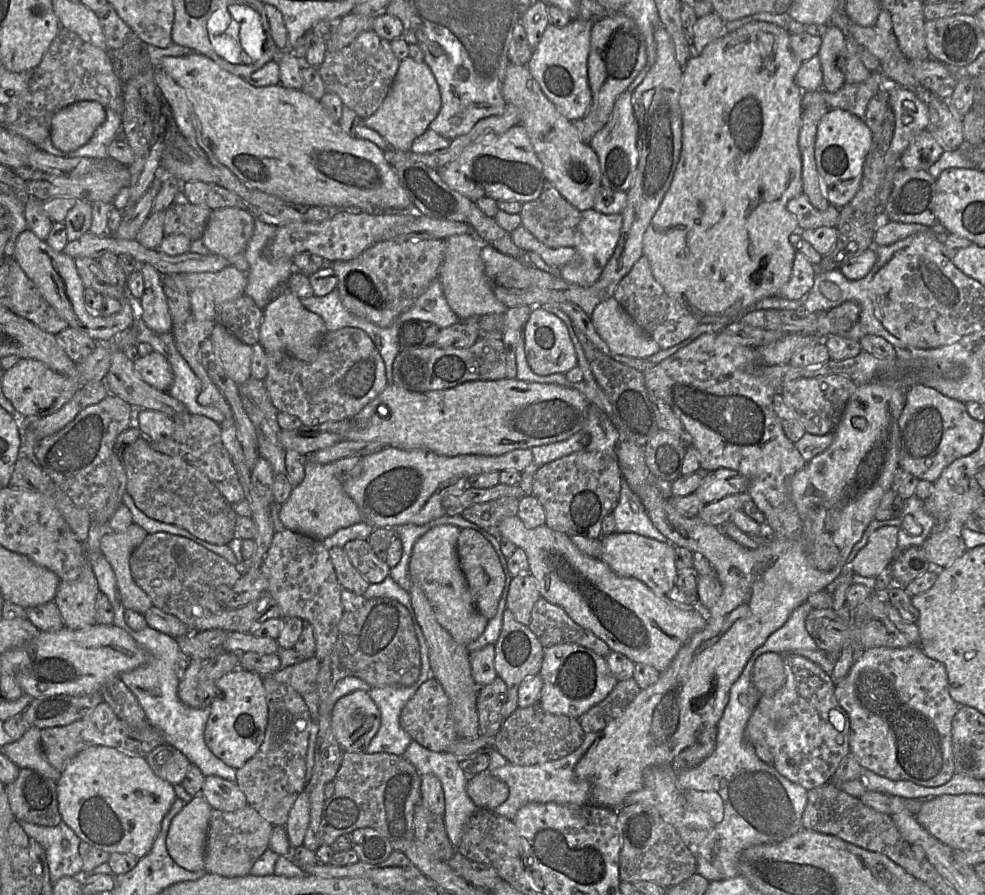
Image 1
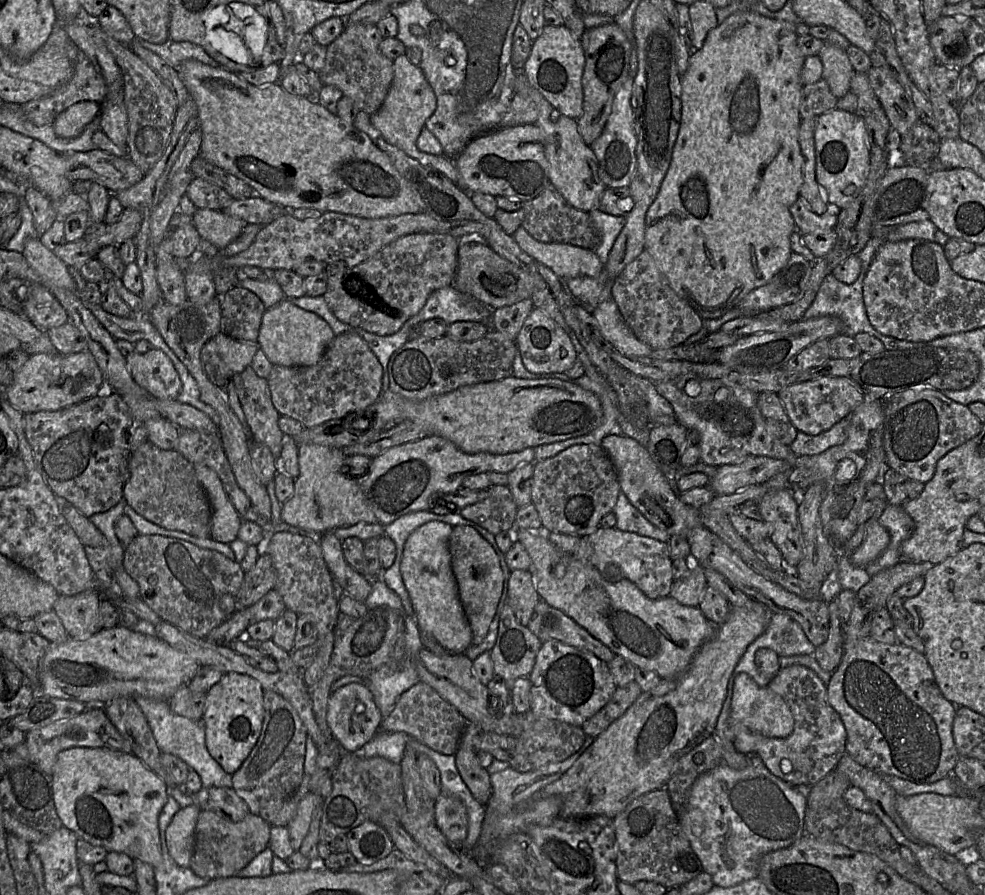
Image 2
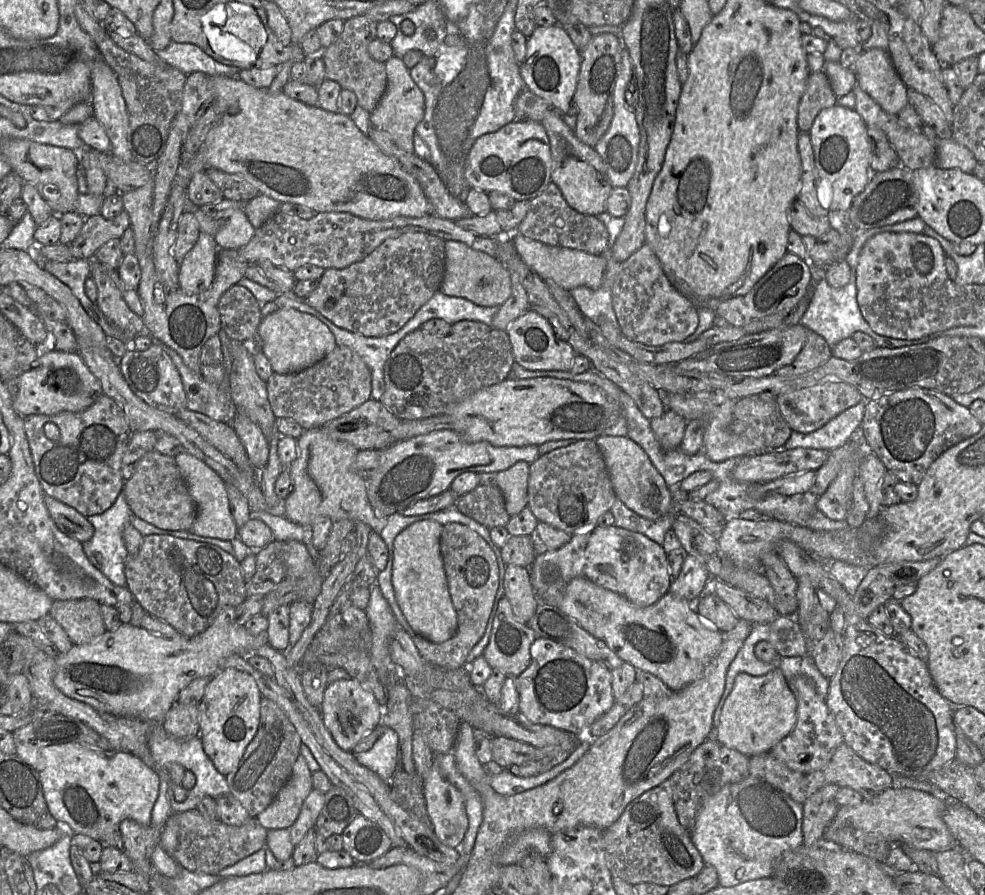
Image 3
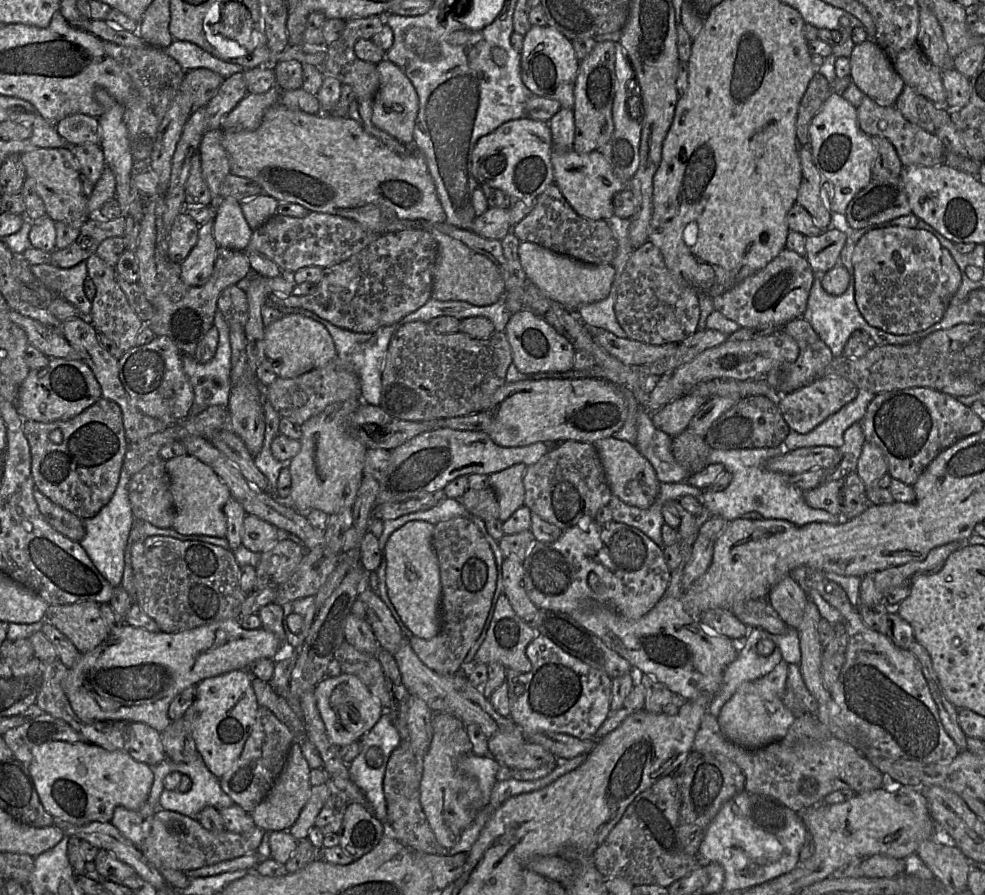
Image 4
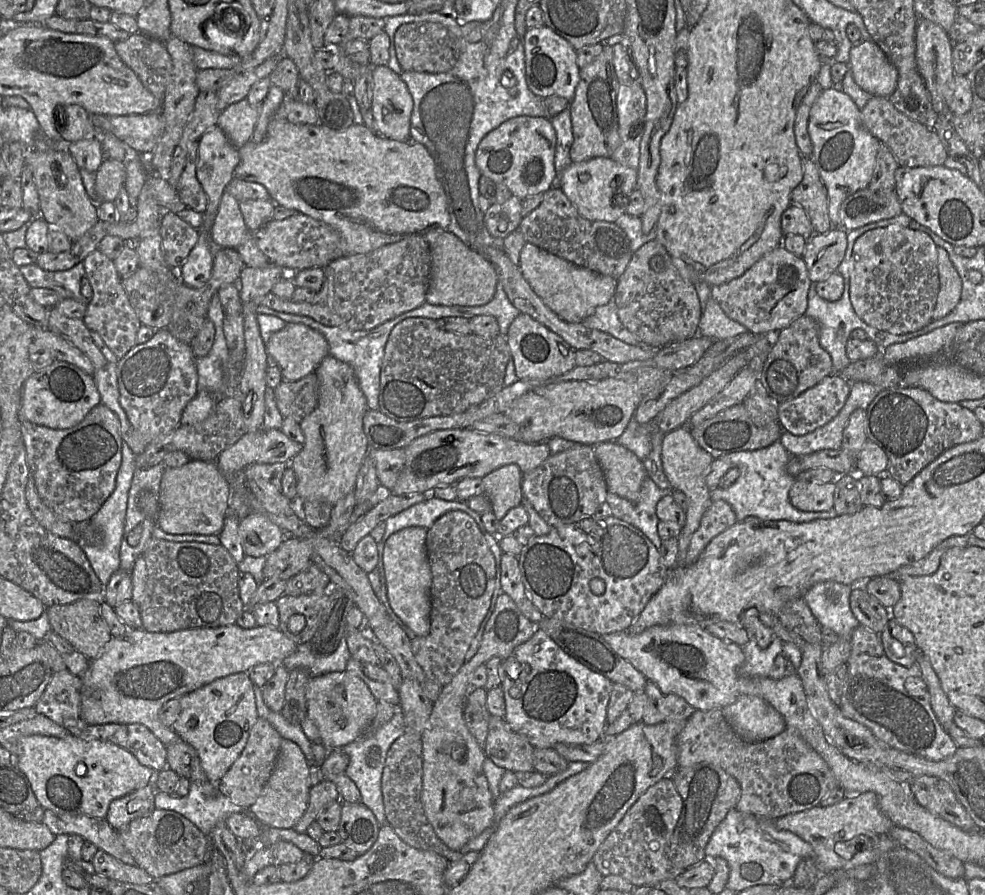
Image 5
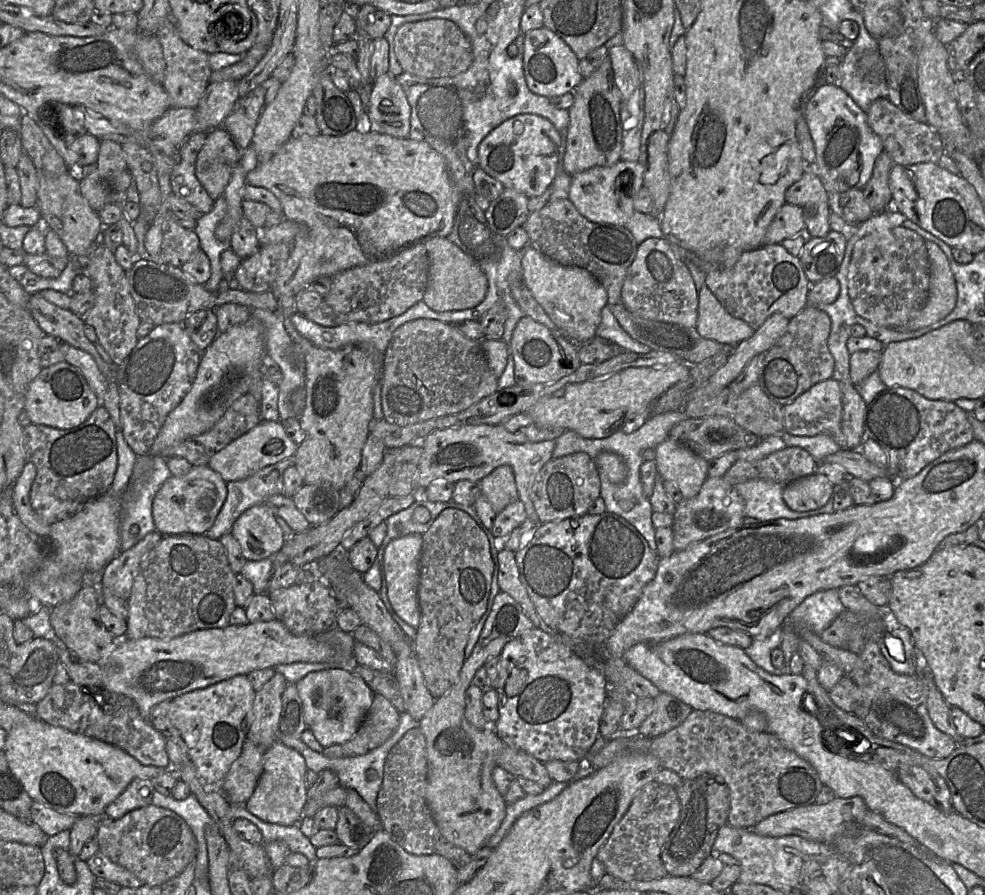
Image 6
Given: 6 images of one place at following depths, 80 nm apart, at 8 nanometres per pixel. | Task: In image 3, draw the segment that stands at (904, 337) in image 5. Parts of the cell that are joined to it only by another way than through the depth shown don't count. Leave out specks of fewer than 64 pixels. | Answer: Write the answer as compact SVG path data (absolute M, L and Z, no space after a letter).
M915 217L903 222L882 226L873 229L864 229L860 234L858 234L853 242L852 248L845 257L845 261L850 265L850 281L843 287L834 288L829 285L825 278L821 279L814 288L814 294L812 300L804 313L801 324L806 328L815 331L821 335L828 345L833 349L833 347L845 338L849 338L856 331L861 331L869 336L871 336L879 347L885 348L900 348L904 346L912 346L920 343L925 343L930 340L930 337L924 336L920 339L898 339L891 338L887 336L880 335L873 331L860 311L857 303L857 286L856 286L856 268L858 265L860 251L865 244L865 242L877 233L882 232L913 232L913 233L923 233L923 229L926 223L920 217Z

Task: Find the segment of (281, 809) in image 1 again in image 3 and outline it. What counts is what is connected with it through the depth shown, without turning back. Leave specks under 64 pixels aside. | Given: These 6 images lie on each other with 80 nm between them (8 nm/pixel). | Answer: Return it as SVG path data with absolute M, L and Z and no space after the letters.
M265 697L260 702L260 721L257 732L233 771L226 775L229 792L256 818L276 798L289 780L300 755L301 738L286 713Z

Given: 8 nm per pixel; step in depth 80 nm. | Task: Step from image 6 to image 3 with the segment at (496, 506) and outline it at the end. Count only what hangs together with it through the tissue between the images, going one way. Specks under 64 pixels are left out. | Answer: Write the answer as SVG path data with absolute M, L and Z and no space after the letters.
M518 461L510 468L496 474L496 485L505 499L505 508L510 517L528 506L528 478L530 464Z

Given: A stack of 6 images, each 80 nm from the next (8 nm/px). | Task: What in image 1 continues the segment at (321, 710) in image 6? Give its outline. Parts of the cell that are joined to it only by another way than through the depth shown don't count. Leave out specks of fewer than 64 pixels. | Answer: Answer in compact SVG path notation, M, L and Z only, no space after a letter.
M366 691L341 697L332 709L331 729L344 752L365 752L379 727L380 712Z

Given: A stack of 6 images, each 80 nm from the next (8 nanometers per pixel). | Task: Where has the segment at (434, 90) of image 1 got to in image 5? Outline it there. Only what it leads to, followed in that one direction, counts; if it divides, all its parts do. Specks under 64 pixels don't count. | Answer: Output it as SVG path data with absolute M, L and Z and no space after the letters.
M388 65L374 66L372 72L376 133L393 140L410 140L413 98L406 83Z

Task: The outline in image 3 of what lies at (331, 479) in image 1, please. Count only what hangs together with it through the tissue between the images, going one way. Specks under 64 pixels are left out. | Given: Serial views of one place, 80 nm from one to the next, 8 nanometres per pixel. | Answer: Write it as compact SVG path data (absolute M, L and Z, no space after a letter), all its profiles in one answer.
M320 427L304 430L297 440L298 455L288 467L292 491L284 500L284 516L303 527L312 527L319 516L327 516L332 521L362 521L380 534L384 519L368 501L365 479L354 470L358 449L349 443L332 439Z

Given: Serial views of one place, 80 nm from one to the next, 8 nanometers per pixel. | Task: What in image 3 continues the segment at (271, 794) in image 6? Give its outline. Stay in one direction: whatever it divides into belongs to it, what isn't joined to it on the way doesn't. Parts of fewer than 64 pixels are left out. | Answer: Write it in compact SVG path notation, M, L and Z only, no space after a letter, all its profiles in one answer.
M300 754L287 783L256 819L266 830L289 829L298 818L303 802L312 789L312 773Z

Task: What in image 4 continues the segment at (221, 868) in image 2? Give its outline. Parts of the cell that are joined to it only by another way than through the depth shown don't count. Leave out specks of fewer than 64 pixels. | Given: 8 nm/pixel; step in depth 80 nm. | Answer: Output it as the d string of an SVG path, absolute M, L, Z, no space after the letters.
M157 810L153 815L151 830L139 851L158 870L174 869L188 871L210 866L225 860L256 853L266 831L255 826L244 833L206 830L198 819L174 811Z

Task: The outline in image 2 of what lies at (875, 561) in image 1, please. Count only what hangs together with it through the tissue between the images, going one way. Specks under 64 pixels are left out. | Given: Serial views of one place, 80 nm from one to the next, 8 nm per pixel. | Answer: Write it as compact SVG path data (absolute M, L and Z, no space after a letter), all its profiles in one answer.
M877 511L865 523L866 534L861 545L849 556L854 566L865 568L875 561L888 547L890 535L887 529L879 524L883 511Z

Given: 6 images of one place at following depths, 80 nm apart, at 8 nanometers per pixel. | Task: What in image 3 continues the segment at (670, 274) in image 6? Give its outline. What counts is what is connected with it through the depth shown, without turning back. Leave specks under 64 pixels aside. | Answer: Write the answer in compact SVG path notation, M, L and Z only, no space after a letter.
M647 243L622 263L612 287L612 305L622 334L645 345L684 342L699 323L698 308L670 283Z

